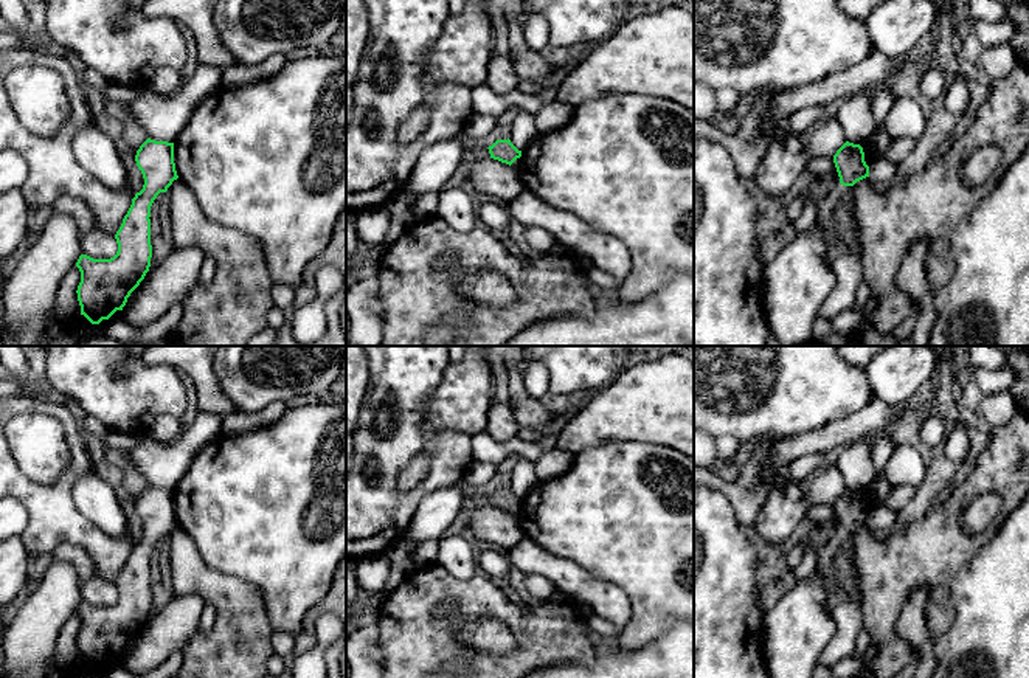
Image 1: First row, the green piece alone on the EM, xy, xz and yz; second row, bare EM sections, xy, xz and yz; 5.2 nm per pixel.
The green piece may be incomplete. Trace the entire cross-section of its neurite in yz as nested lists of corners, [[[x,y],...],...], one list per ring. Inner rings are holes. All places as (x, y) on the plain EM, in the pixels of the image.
[[[846,489],[833,503],[833,510],[843,534],[854,534],[869,524],[869,514],[864,509],[864,500],[860,492]]]

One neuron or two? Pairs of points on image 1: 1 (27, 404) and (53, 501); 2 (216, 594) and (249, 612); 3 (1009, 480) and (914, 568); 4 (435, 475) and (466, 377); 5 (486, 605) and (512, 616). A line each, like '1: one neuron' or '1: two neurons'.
1: one neuron
2: one neuron
3: one neuron
4: two neurons
5: one neuron

